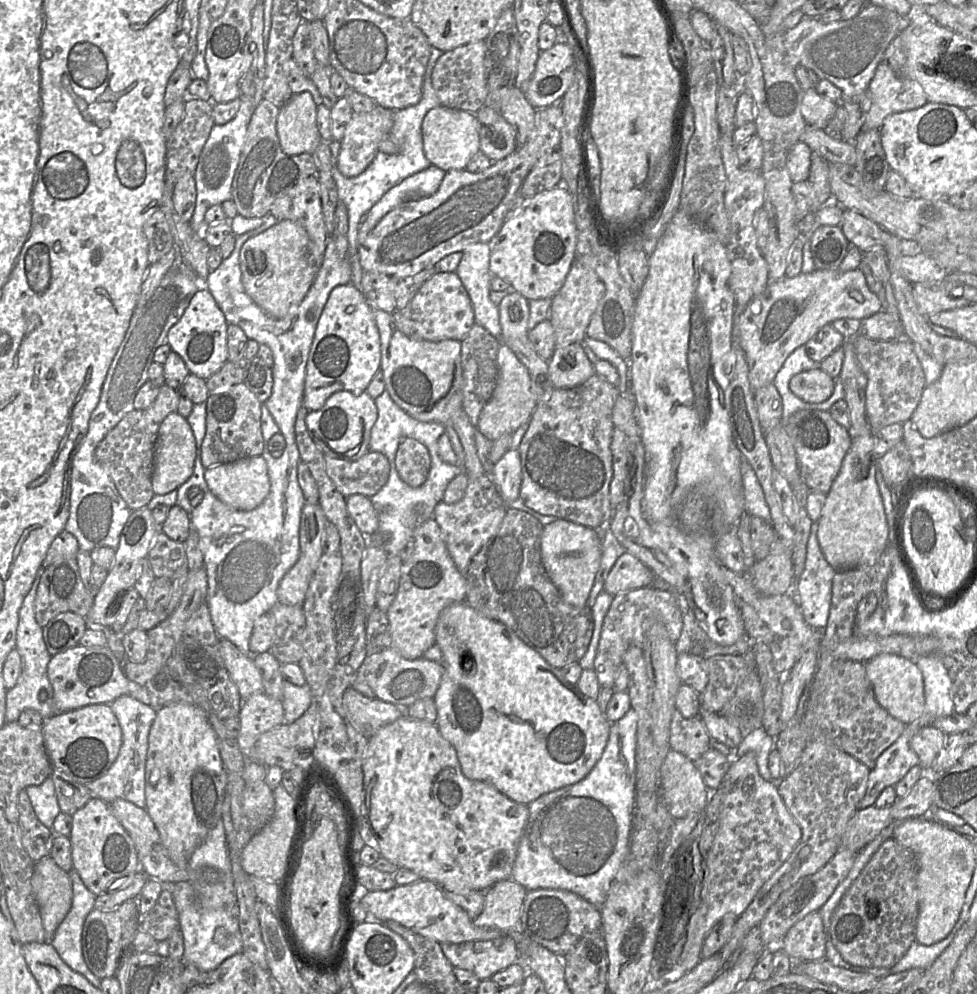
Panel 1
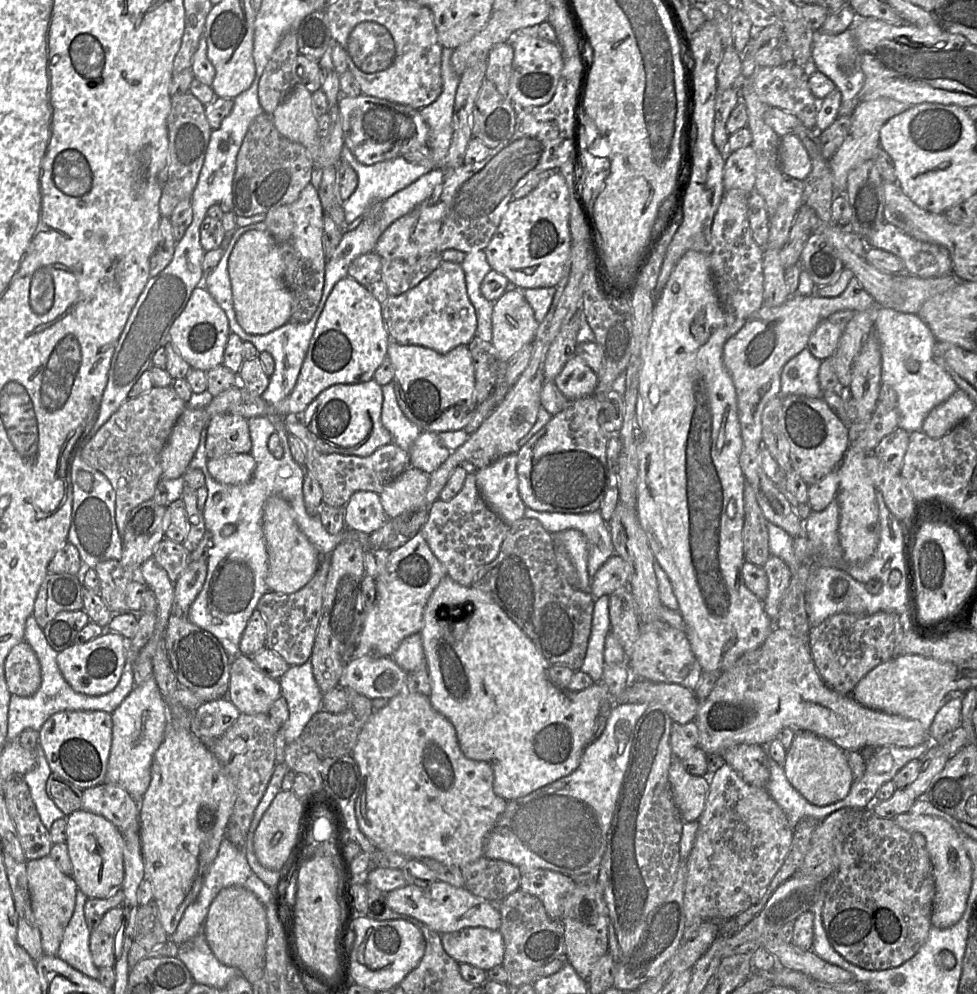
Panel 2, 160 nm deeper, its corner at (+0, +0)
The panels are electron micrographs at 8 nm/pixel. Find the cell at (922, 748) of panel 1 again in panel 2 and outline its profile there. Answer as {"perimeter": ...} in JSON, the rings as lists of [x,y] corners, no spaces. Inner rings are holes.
{"perimeter":[[[774,628],[759,647],[745,652],[733,663],[731,667],[721,673],[708,697],[703,702],[699,702],[694,722],[699,732],[698,747],[707,755],[722,754],[724,751],[741,744],[765,746],[775,739],[777,734],[784,728],[790,728],[795,732],[806,731],[824,736],[825,739],[833,742],[837,747],[845,752],[859,752],[863,748],[882,748],[884,746],[893,745],[910,748],[929,742],[929,730],[925,729],[919,721],[867,708],[858,703],[851,695],[835,692],[826,686],[817,673],[807,639],[799,639],[791,635],[788,631],[780,628]]]}

